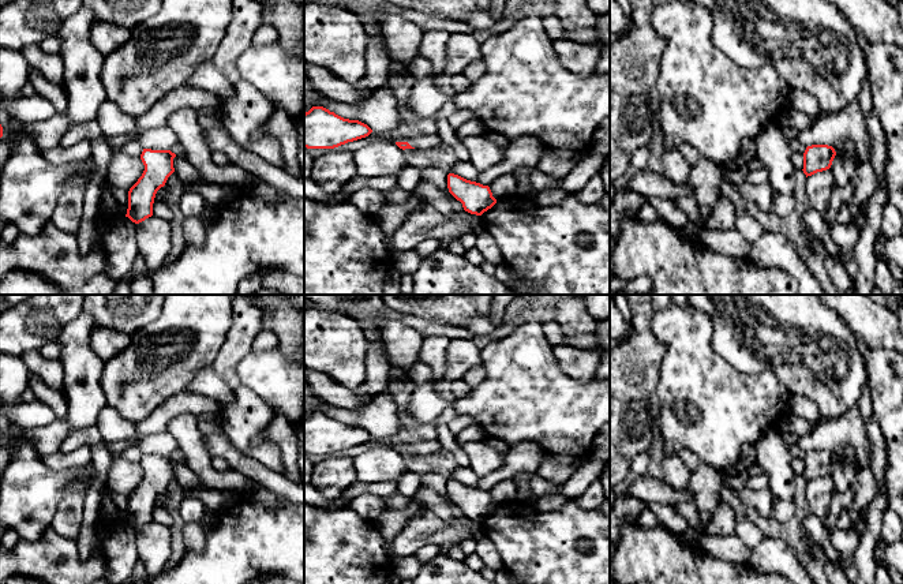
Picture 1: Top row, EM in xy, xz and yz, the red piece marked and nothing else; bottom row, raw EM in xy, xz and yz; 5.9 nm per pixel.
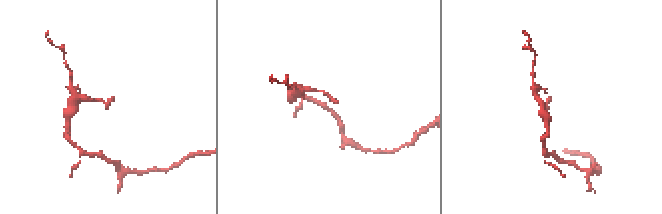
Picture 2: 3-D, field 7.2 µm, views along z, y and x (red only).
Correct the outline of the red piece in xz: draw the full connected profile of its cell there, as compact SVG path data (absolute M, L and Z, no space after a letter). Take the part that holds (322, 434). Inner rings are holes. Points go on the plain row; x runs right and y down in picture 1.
M312 412L304 419L304 453L334 454L368 442L372 435L359 427L344 424L323 412Z

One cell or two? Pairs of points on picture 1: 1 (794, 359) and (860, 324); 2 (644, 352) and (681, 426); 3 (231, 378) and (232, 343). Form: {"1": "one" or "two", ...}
{"1": "two", "2": "two", "3": "one"}

